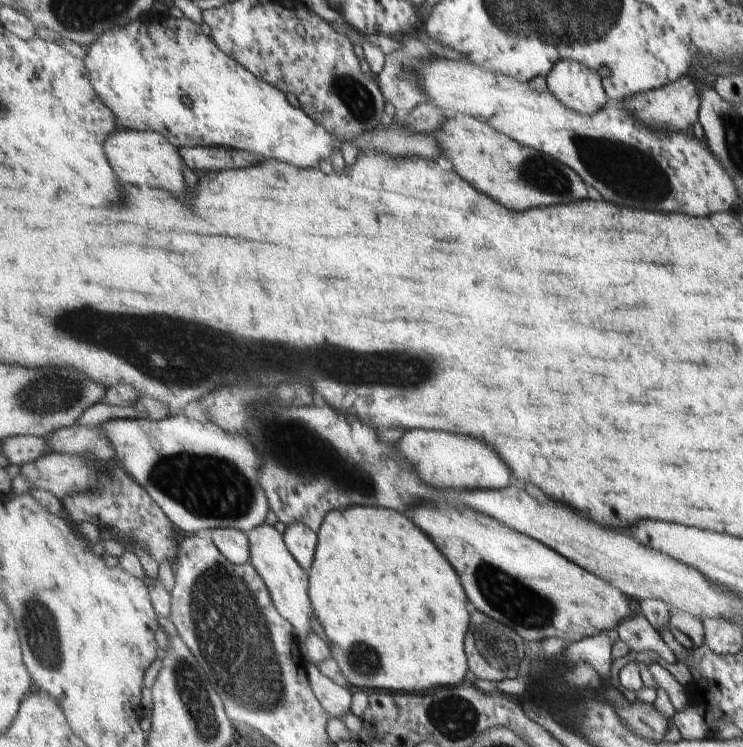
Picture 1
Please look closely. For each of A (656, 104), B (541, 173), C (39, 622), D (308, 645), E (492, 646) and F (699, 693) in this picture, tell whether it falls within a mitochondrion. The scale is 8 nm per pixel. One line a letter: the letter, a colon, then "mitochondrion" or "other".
A: other
B: mitochondrion
C: mitochondrion
D: other
E: mitochondrion
F: other

